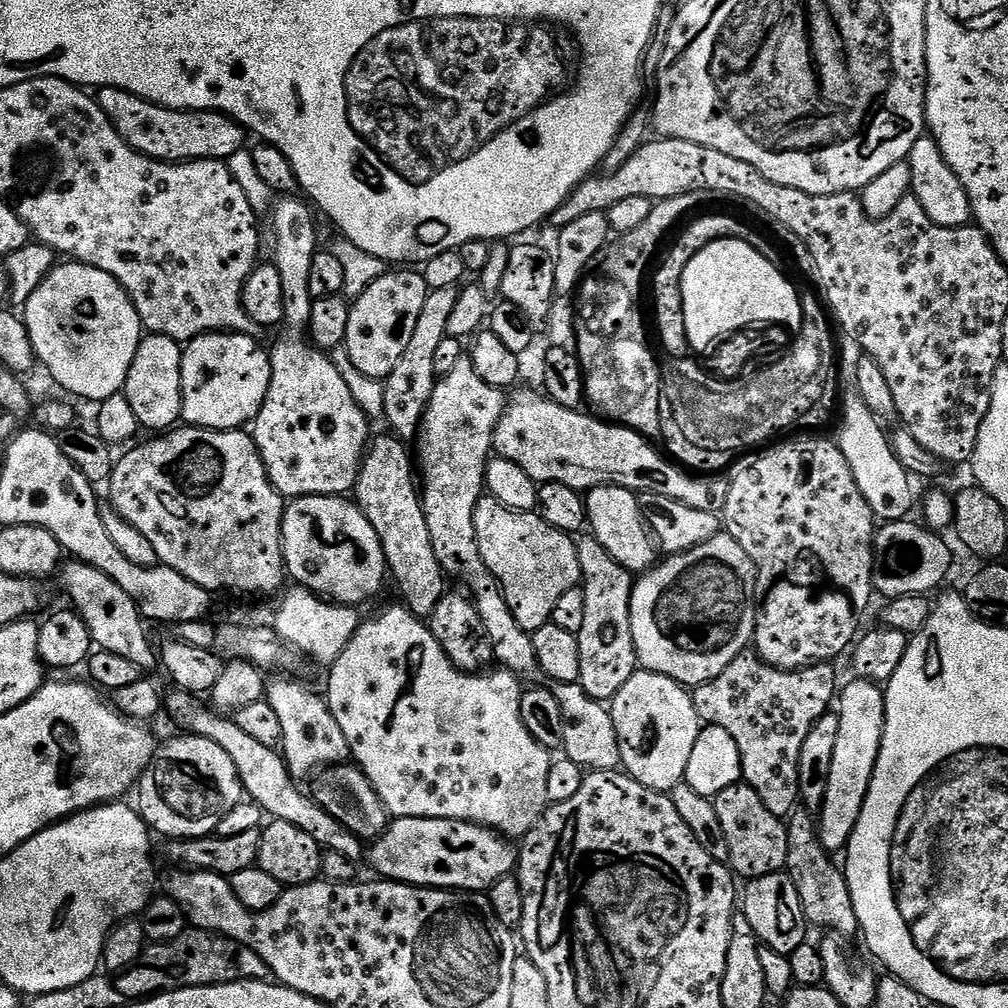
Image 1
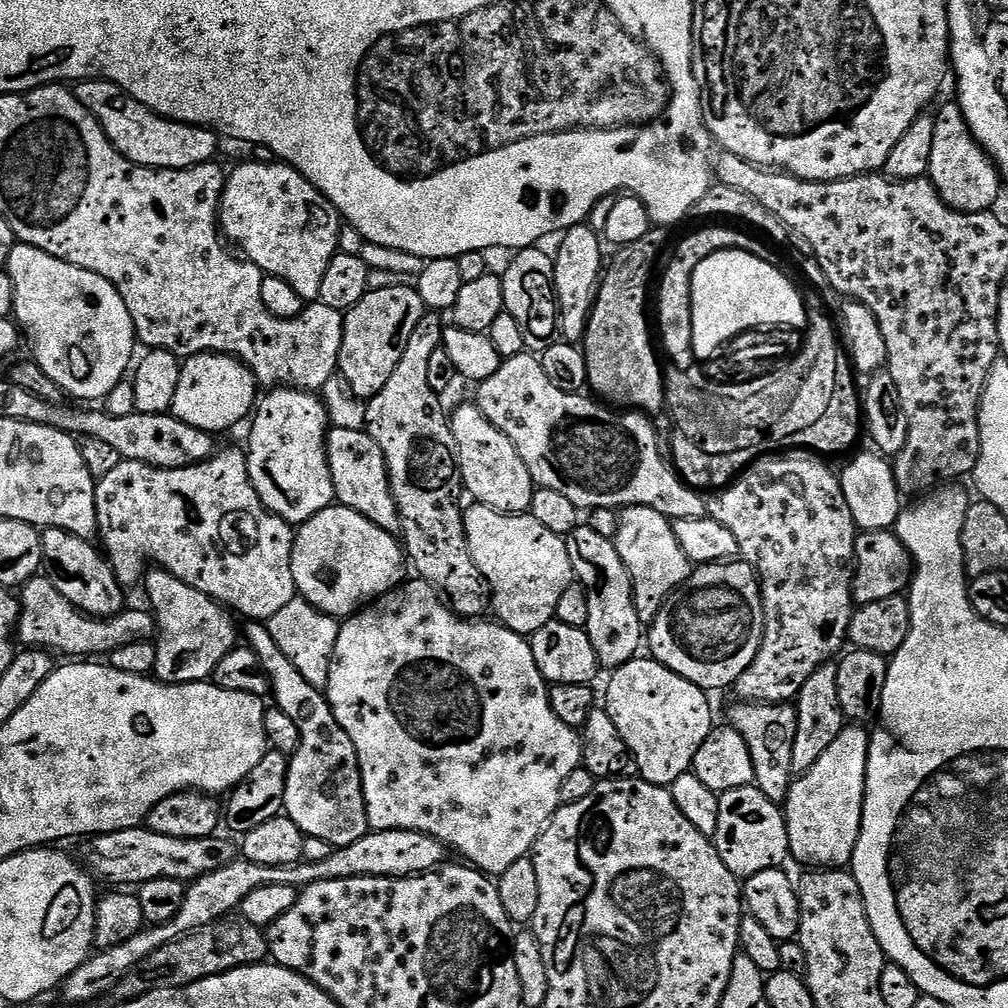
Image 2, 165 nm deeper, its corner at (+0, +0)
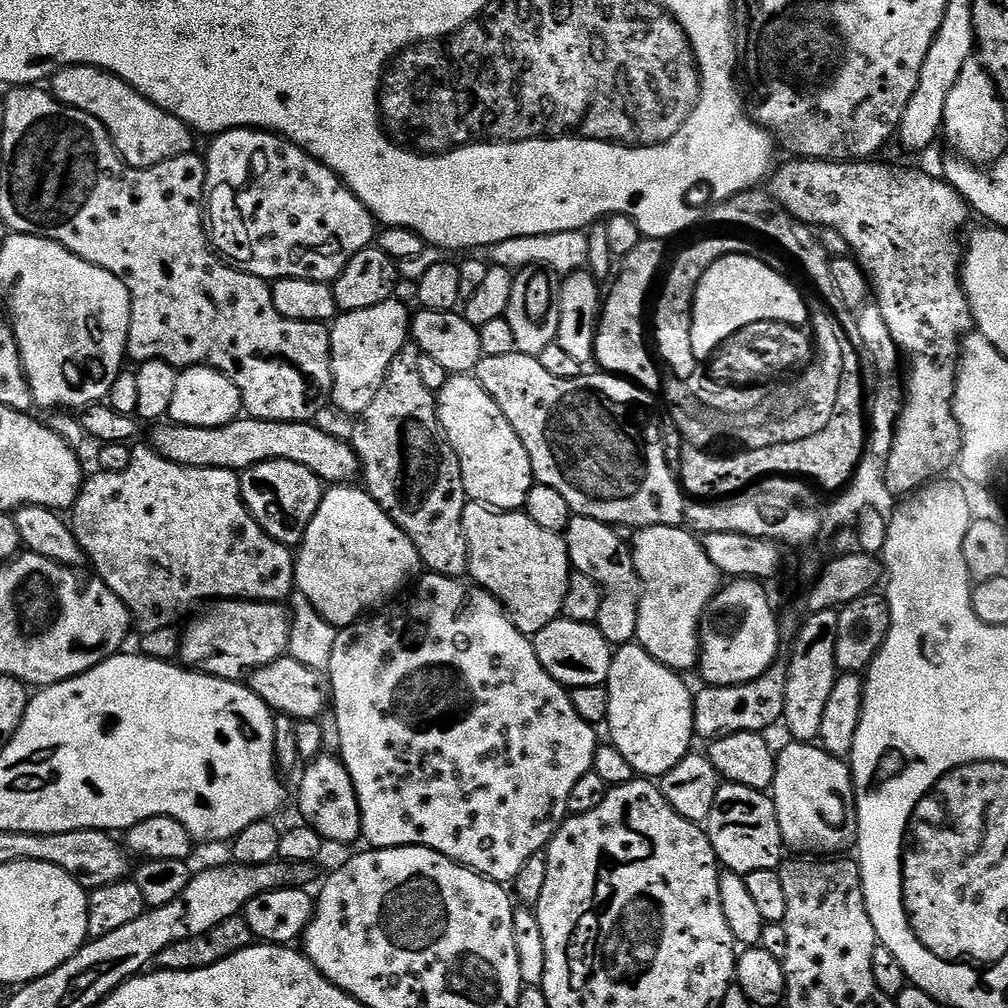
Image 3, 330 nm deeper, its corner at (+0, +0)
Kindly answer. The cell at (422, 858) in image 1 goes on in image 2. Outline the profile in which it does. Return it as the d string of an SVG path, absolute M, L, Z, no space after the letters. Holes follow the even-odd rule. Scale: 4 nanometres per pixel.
M386 830L385 832L369 831L358 842L350 846L333 848L330 858L322 862L304 860L290 866L258 866L258 862L250 862L237 858L232 863L214 870L210 874L193 880L187 885L182 902L182 910L170 918L165 924L146 926L130 942L122 942L122 946L114 946L89 955L78 970L64 981L62 993L68 1004L84 1004L87 1000L96 1000L113 991L120 981L126 978L141 964L147 956L154 954L162 946L174 942L188 932L197 932L202 926L212 924L216 920L225 919L239 909L240 903L258 886L290 886L303 890L310 884L323 880L345 880L359 876L419 876L421 872L433 871L445 863L445 845L414 830Z

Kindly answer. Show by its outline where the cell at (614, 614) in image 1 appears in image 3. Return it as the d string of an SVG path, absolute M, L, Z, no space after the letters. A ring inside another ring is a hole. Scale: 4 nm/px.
M573 515L566 529L568 558L572 561L573 569L586 574L600 587L602 595L595 625L613 646L630 644L636 640L636 606L640 603L640 588L632 561L632 549L619 534L621 535L613 525L578 515Z

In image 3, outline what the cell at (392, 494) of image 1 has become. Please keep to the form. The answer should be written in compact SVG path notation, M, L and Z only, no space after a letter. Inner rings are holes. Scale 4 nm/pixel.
M237 418L226 426L203 428L160 422L152 432L151 447L164 460L187 468L225 468L241 473L267 460L298 462L306 466L325 485L344 486L361 475L362 469L356 449L346 440L339 440L317 428L312 422L274 422Z

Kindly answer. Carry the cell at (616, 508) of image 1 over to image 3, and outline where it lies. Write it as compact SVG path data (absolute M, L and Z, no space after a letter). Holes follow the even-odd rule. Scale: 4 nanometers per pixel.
M650 526L635 529L633 536L636 537L630 540L630 547L640 587L640 603L636 606L636 640L658 662L662 662L674 672L688 674L691 668L693 671L700 663L700 620L704 617L709 602L722 587L721 574L714 562L706 558L703 543L687 527Z

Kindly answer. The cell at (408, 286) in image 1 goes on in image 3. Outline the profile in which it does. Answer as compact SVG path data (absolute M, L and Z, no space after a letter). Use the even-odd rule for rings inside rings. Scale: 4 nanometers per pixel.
M395 298L382 302L378 306L370 306L366 310L354 310L353 312L340 312L336 319L330 324L330 346L332 347L332 394L330 397L331 403L336 411L343 412L344 415L353 418L359 417L370 406L370 402L374 402L374 398L378 394L380 387L384 385L384 379L388 376L390 366L394 362L394 358L398 354L398 350L402 350L404 344L410 340L410 308L402 300Z

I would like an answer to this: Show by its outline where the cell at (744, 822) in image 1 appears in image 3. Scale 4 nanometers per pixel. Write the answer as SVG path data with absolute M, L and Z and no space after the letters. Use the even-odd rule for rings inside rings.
M721 783L714 806L710 806L706 831L716 851L716 859L727 871L739 872L743 877L758 870L775 872L786 860L786 845L778 814L767 791L741 784Z

